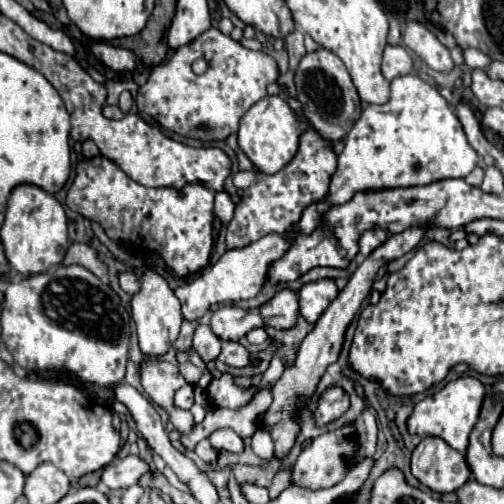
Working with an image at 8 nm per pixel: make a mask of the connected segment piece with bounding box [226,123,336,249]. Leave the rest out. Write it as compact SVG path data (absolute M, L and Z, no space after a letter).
M304 123L302 129L304 131L300 133L298 153L282 171L266 175L252 169L234 175L234 185L242 191L242 201L236 205L234 219L228 225L228 249L250 245L268 233L284 233L290 225L294 225L300 219L300 213L306 205L326 197L330 177L336 171L336 155L330 143L320 139L308 123Z

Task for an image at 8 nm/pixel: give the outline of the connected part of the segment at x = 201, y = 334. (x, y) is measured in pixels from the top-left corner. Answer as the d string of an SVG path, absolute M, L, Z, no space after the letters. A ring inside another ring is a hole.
M198 325L194 331L194 345L192 347L208 363L208 361L214 361L220 353L220 339L212 333L210 325Z

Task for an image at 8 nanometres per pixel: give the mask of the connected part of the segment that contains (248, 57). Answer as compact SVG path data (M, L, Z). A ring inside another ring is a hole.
M208 29L204 35L196 37L188 45L182 45L180 49L170 53L170 57L166 61L162 61L160 65L154 65L150 69L141 69L145 67L137 61L136 55L122 47L114 47L114 45L108 45L102 41L94 41L90 45L90 51L94 53L94 57L98 61L102 61L106 67L115 72L122 72L123 69L131 69L135 73L148 71L148 81L140 89L138 99L136 99L140 113L144 111L146 115L154 117L168 131L174 131L182 137L194 137L194 139L202 141L223 141L230 133L236 133L242 115L256 101L264 99L266 97L266 85L274 83L274 79L278 79L278 67L270 55L266 55L264 51L250 51L250 49L242 47L238 41L232 41L228 35L222 35L218 29ZM198 57L206 59L206 63L208 63L208 71L204 75L194 75L194 71L190 67L192 61Z

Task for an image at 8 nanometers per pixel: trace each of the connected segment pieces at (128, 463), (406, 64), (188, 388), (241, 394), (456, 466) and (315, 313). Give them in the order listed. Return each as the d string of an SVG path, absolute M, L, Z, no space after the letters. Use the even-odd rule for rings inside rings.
M128 455L124 459L120 459L118 463L110 463L104 473L102 473L102 483L108 489L128 489L132 485L138 483L138 479L142 477L142 473L146 471L146 463L136 457L136 455Z
M388 45L384 51L384 59L382 59L382 75L392 81L394 77L400 75L408 75L412 71L412 57L408 55L408 51L400 45L392 47Z
M184 385L182 389L176 391L174 395L174 405L180 409L190 409L194 405L194 391L192 385Z
M222 373L210 381L206 393L214 409L240 409L252 401L252 397L258 393L258 387L242 389L234 383L234 377L230 373Z
M428 437L412 453L412 475L422 485L430 487L436 493L452 493L468 481L470 469L466 465L464 455L454 451L446 441L436 439L436 437ZM428 443L434 443L436 451L432 455L428 469L420 469L418 461L420 461L420 455Z
M320 279L320 281L310 281L308 285L304 285L298 291L298 295L300 295L300 315L308 323L316 323L322 311L338 295L338 289L332 279Z

